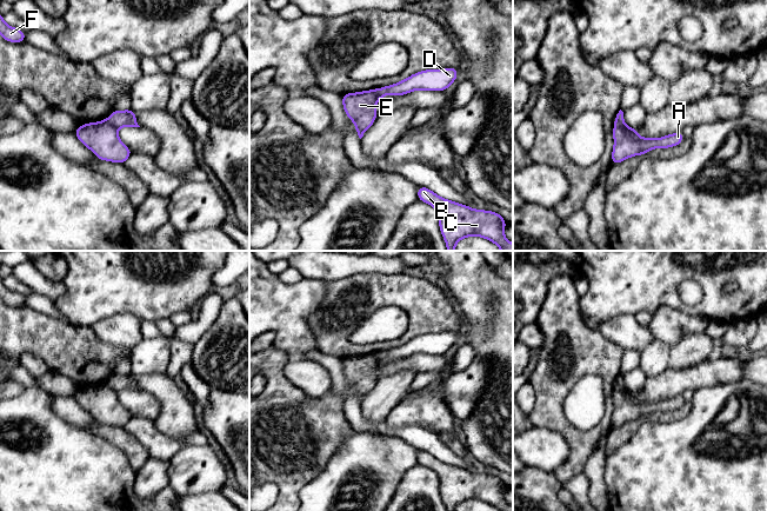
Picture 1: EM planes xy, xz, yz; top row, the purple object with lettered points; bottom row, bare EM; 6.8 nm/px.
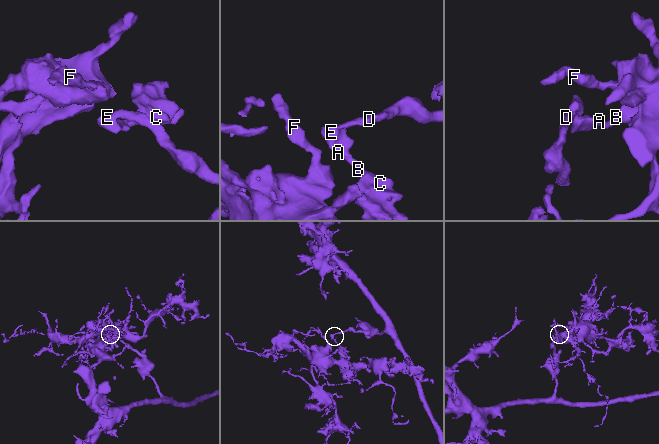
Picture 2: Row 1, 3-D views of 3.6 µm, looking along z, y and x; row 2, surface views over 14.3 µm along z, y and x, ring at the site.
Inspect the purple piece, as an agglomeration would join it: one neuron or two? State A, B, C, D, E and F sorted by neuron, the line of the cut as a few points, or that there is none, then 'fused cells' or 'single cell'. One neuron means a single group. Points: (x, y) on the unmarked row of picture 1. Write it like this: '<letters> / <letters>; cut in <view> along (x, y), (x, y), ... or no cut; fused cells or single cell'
A B C E F / D; cut in yz along (624, 387), (614, 391); fused cells

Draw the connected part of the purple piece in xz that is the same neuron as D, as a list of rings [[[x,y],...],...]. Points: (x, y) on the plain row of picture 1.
[[[458,331],[441,333],[425,333],[412,338],[398,347],[378,352],[378,360],[389,358],[403,359],[418,353],[445,356],[458,341]]]

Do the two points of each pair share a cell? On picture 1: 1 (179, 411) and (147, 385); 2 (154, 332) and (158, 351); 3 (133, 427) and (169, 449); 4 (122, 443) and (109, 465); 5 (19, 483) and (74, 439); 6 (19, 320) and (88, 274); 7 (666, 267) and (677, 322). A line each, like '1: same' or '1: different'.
1: same
2: different
3: same
4: different
5: same
6: different
7: different

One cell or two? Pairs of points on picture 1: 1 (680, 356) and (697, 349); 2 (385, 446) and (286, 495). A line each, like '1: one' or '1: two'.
1: one
2: two

